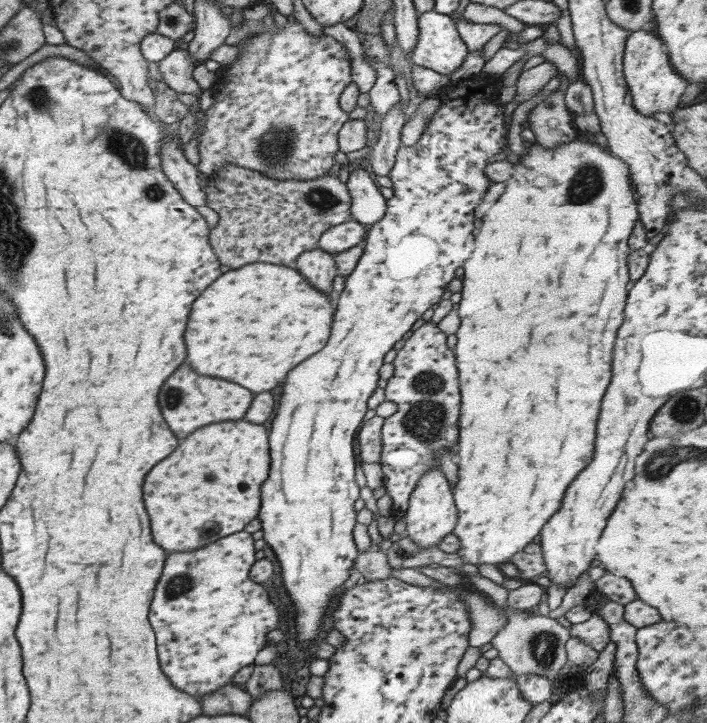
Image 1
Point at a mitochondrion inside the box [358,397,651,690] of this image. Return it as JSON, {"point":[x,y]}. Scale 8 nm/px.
{"point":[543,645]}

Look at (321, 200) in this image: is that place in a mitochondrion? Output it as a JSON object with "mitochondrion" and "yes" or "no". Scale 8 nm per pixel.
{"mitochondrion":"yes"}

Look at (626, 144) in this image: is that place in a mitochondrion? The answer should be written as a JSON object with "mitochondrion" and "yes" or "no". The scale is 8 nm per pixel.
{"mitochondrion":"no"}

